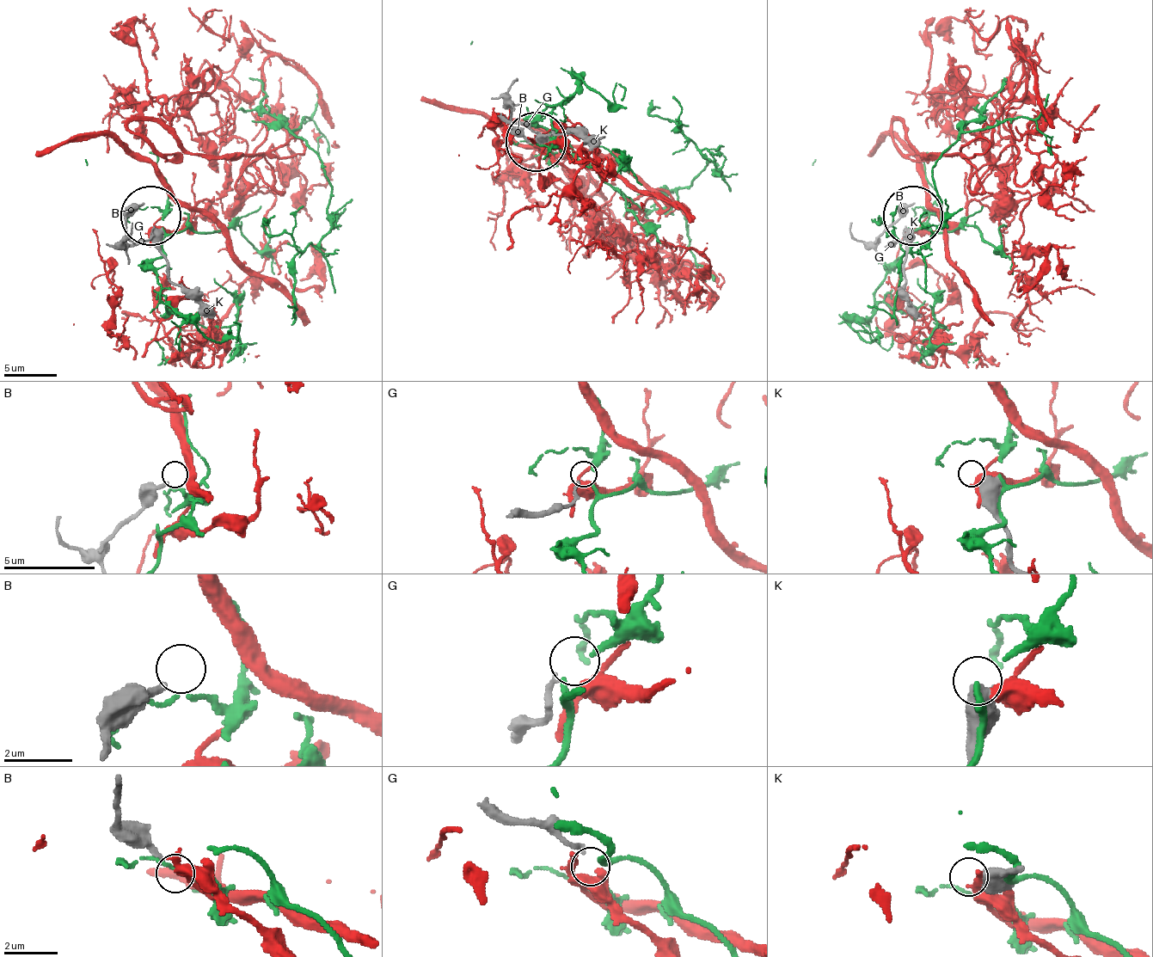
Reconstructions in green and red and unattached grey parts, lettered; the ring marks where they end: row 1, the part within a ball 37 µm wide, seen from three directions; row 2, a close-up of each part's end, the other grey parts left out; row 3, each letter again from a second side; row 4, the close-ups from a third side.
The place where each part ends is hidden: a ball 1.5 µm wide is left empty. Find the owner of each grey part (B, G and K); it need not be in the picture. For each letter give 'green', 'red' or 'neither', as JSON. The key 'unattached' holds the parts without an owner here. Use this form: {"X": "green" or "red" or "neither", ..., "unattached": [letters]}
{"B": "neither", "G": "neither", "K": "neither", "unattached": ["B", "G", "K"]}

